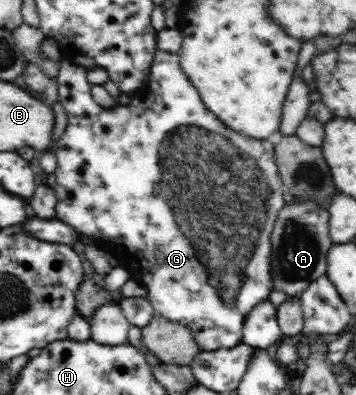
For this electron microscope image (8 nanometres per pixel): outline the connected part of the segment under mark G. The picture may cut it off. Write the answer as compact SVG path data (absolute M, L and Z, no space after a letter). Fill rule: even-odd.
M157 50L153 63L150 67L150 74L145 79L147 81L147 87L143 87L143 95L141 95L141 99L137 97L137 99L133 99L131 101L131 105L129 107L125 107L125 105L113 105L111 109L103 109L103 106L99 105L97 102L93 100L93 96L91 94L91 85L89 84L86 70L81 66L75 66L71 64L69 61L65 59L60 60L60 69L59 74L57 75L57 84L59 84L59 102L63 106L65 110L65 114L67 114L67 126L58 140L57 144L57 167L54 171L56 185L53 187L57 203L56 203L56 211L55 211L55 220L59 220L64 222L70 227L77 229L79 233L83 233L83 235L87 235L87 237L93 237L95 241L99 241L99 243L107 243L113 251L115 251L115 255L117 255L118 263L126 268L127 271L135 271L135 273L131 273L131 278L138 281L145 289L147 289L148 300L152 303L152 306L155 307L155 311L159 311L163 317L166 317L167 320L171 320L181 324L185 327L188 327L197 342L200 350L203 352L215 352L221 349L230 349L236 347L242 343L242 325L245 321L245 317L248 316L249 309L255 308L257 304L261 304L261 301L267 301L269 295L273 291L273 279L271 277L271 263L269 263L272 253L272 245L271 245L271 233L273 231L273 227L275 225L277 216L279 211L285 207L285 198L286 193L281 183L281 178L279 177L278 165L276 164L276 160L274 159L274 145L270 143L268 140L255 140L251 137L241 137L241 133L237 133L237 131L233 131L233 129L229 127L225 127L225 124L222 123L219 118L214 116L212 112L206 109L205 104L201 100L197 89L189 82L189 78L186 77L186 74L183 72L180 57L177 53L167 53L165 51Z

